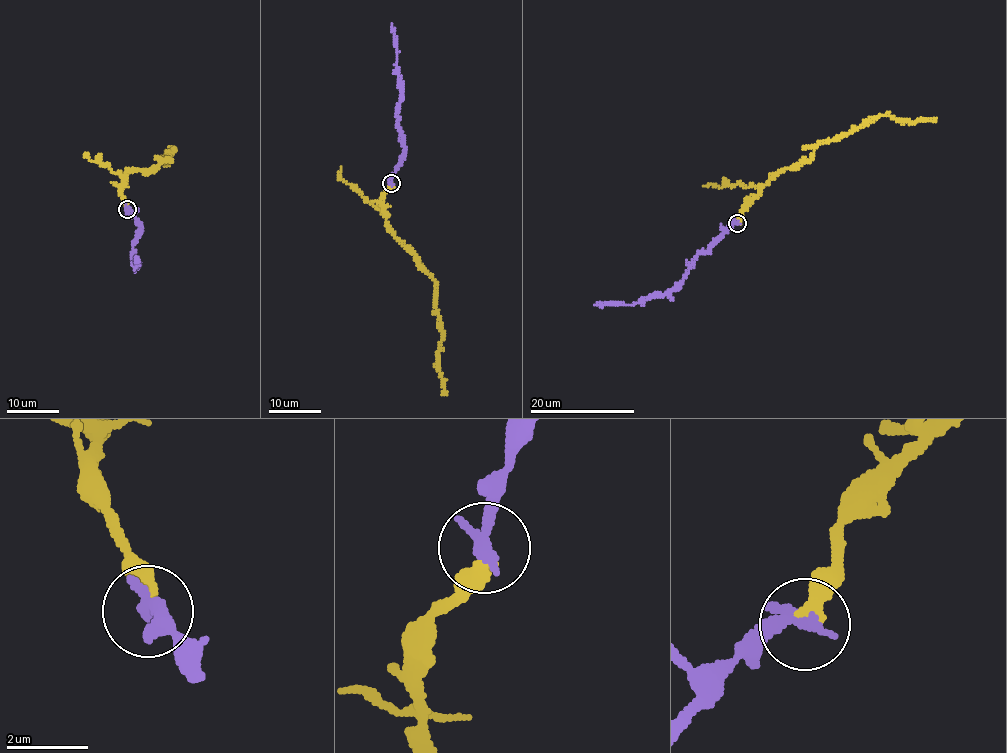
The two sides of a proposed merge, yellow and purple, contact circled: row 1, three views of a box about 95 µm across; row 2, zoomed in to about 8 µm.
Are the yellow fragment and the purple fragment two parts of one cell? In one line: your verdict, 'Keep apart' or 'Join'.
Join

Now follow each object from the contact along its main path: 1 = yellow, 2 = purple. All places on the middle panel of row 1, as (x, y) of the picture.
1: (391, 183), (385, 193), (383, 209), (386, 222), (434, 281), (434, 304), (443, 333), (438, 351), (442, 395)
2: (391, 183), (406, 147), (396, 115), (402, 81), (396, 65), (396, 36), (391, 23)

